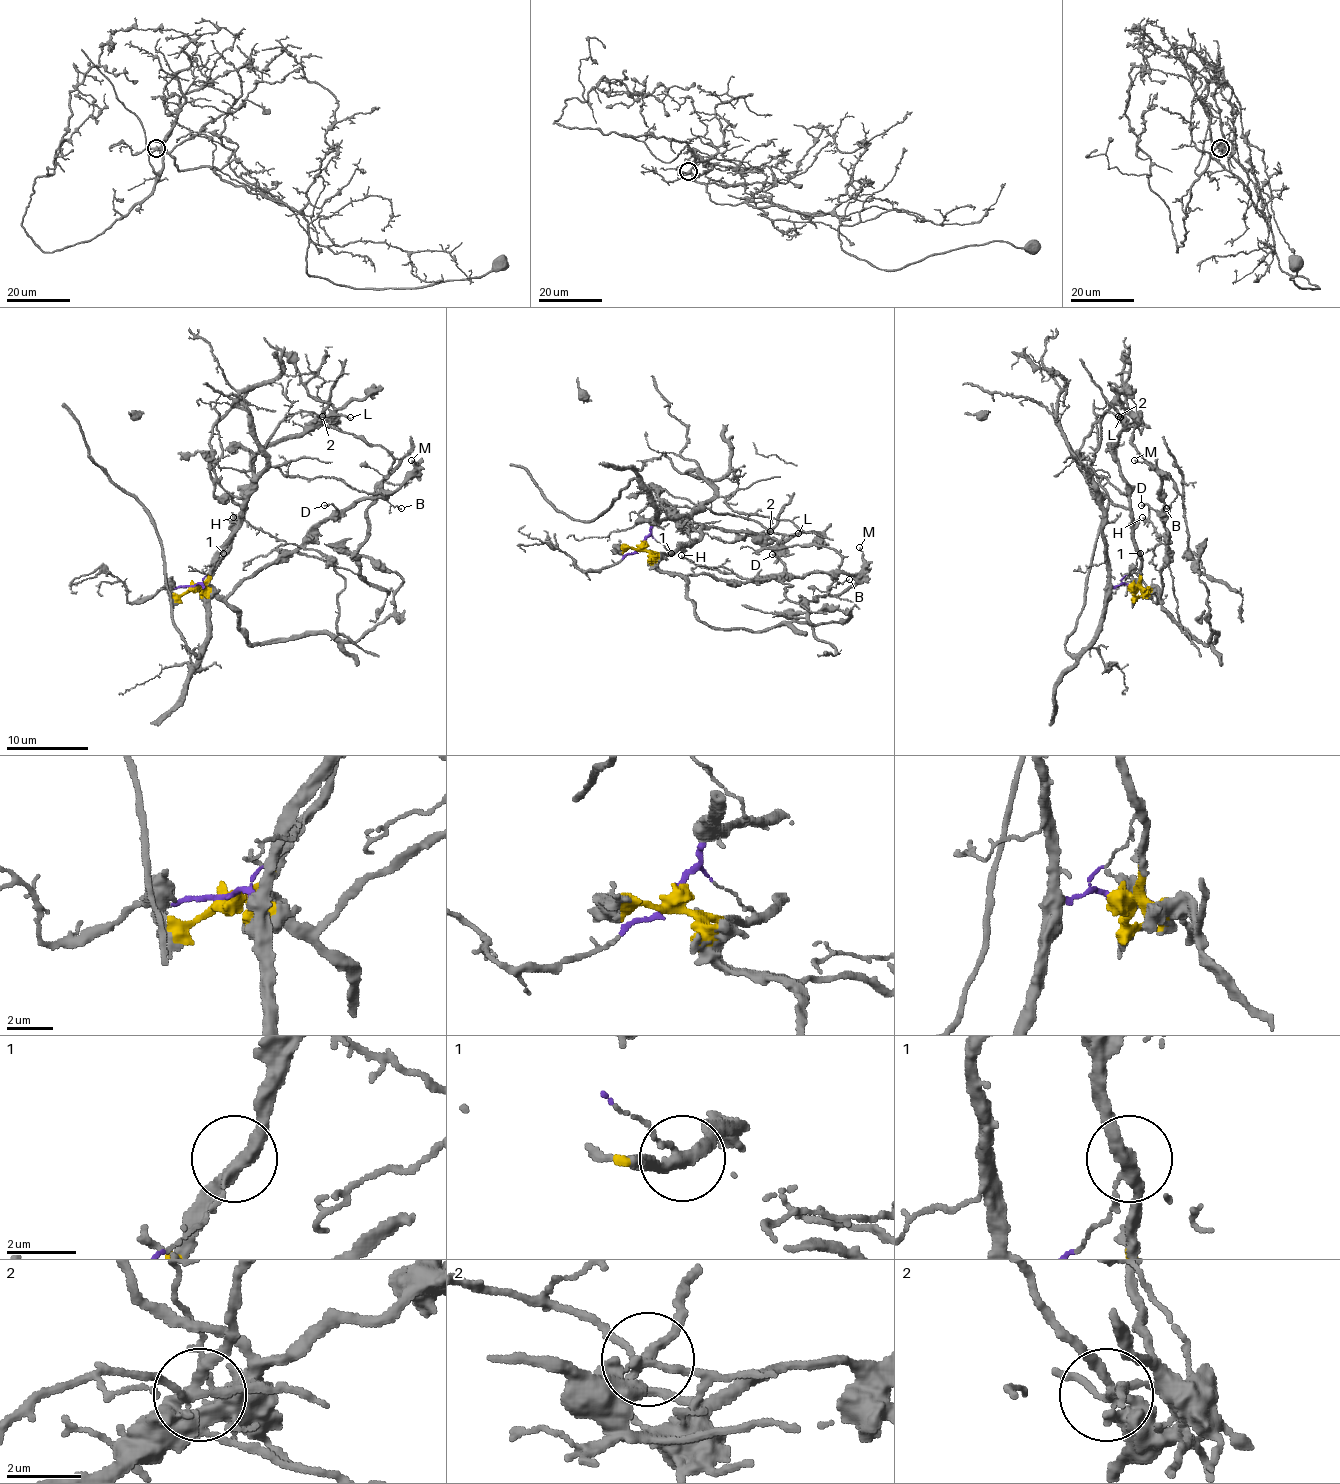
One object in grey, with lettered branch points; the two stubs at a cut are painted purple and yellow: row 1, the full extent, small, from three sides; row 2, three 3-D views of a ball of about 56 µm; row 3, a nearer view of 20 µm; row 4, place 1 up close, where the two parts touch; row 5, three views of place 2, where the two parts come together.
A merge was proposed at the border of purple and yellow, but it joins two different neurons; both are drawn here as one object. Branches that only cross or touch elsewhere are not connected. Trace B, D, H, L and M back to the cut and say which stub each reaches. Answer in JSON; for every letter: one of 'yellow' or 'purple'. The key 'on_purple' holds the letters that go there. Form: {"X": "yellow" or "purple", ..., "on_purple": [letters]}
{"B": "yellow", "D": "yellow", "H": "yellow", "L": "purple", "M": "yellow", "on_purple": ["L"]}

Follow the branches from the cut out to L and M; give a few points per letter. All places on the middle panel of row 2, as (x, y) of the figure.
L: (640, 545), (654, 523), (685, 516), (699, 506), (697, 504), (712, 512), (759, 521), (775, 533), (798, 533)
M: (640, 545), (662, 572), (743, 582), (808, 572), (856, 574), (862, 562), (860, 547)

